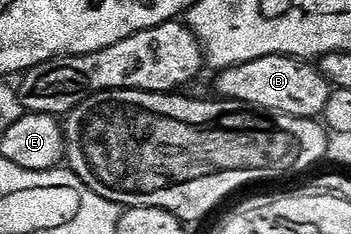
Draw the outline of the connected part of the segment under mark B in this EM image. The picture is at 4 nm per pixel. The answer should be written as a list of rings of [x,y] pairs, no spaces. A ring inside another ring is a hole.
[[[294,56],[258,58],[254,62],[225,68],[217,76],[220,76],[216,80],[217,97],[307,120],[323,117],[334,90],[315,63]]]

